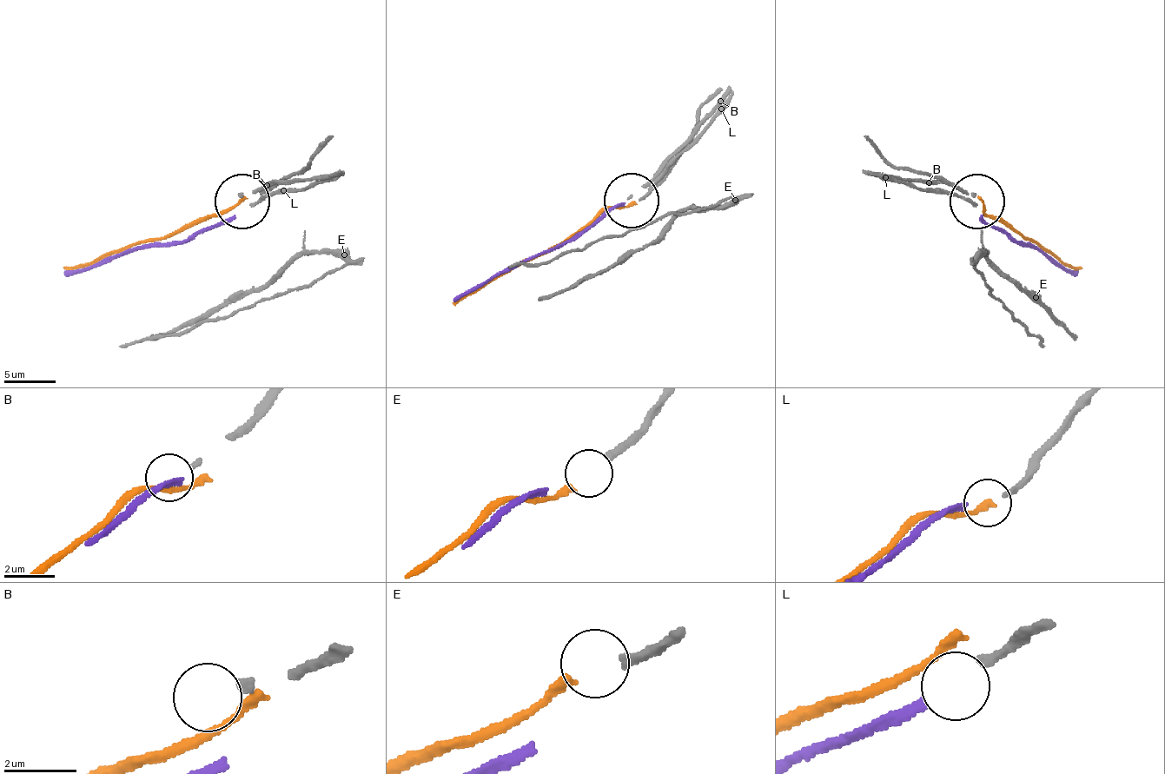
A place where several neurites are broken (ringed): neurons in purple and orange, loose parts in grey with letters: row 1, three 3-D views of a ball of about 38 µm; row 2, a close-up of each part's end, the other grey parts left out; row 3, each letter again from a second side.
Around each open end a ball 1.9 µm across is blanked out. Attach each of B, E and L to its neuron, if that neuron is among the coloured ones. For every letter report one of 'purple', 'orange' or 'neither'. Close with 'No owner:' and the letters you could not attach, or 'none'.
B: neither
E: orange
L: purple
No owner: B

